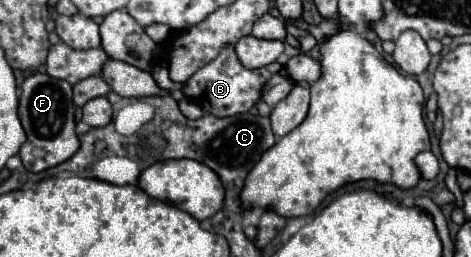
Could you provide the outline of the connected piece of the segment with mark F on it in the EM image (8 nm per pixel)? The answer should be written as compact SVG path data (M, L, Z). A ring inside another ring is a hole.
M40 72L30 74L22 84L18 116L28 136L26 144L20 150L20 158L28 170L42 172L46 168L52 168L68 160L80 148L80 140L74 132L76 122L74 122L74 102L72 102L70 82L54 80L48 74L40 74ZM38 150L44 150L44 152L38 152Z

